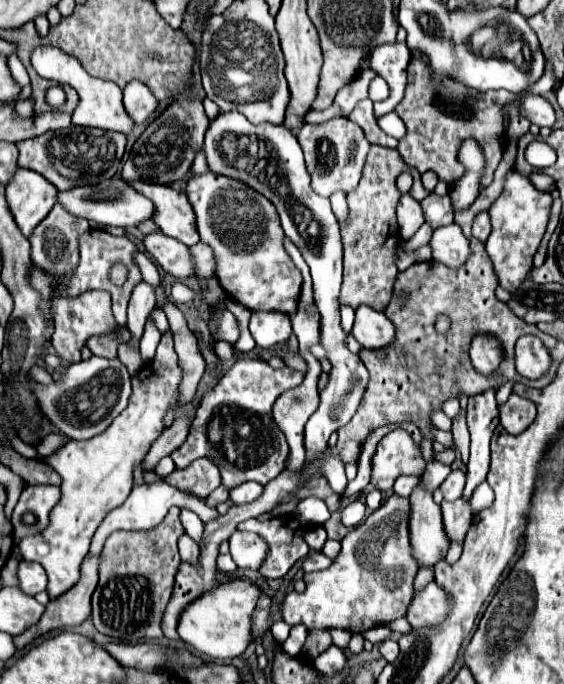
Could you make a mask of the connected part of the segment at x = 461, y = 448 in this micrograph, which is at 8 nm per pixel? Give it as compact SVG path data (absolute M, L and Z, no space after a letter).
M461 409L459 415L453 419L452 435L454 446L461 454L461 460L464 464L469 460L470 434L466 422L466 410Z

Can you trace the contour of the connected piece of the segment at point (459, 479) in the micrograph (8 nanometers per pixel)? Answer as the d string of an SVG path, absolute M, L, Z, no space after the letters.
M451 471L449 477L441 483L441 491L443 491L443 497L445 501L455 501L463 495L463 489L465 489L465 481L467 481L467 475L465 471Z

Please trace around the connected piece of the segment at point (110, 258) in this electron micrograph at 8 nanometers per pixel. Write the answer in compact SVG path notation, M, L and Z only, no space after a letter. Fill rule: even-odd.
M89 229L81 235L79 239L79 251L81 251L81 259L79 259L79 267L75 269L73 277L71 277L71 283L67 287L65 293L69 295L79 295L83 291L89 291L89 289L101 289L101 291L109 291L111 297L113 297L113 307L115 307L115 319L121 327L127 325L127 303L129 303L129 297L131 297L131 291L133 287L141 281L141 273L137 269L137 265L133 263L133 253L137 251L137 247L127 239L127 237L113 237L109 235L107 231L103 229ZM115 263L121 263L125 269L127 269L127 281L119 287L115 283L109 281L109 269L115 265Z

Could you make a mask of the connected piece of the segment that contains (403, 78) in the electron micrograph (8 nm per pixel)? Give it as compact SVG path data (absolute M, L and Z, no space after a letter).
M385 43L373 49L371 53L371 69L377 71L391 89L391 97L375 103L375 119L383 117L385 113L393 111L395 105L401 101L405 85L407 85L407 65L411 59L411 51L405 43Z

